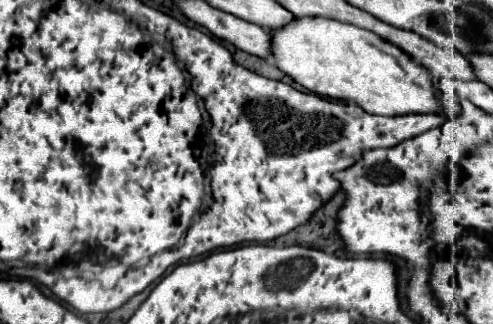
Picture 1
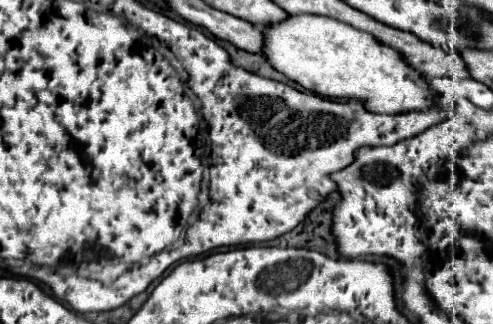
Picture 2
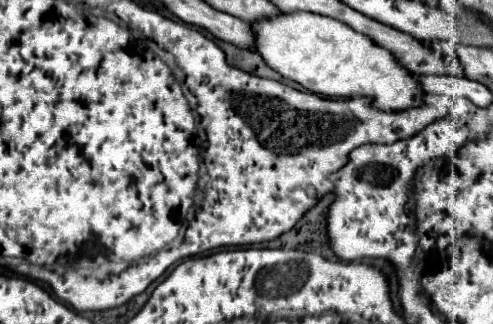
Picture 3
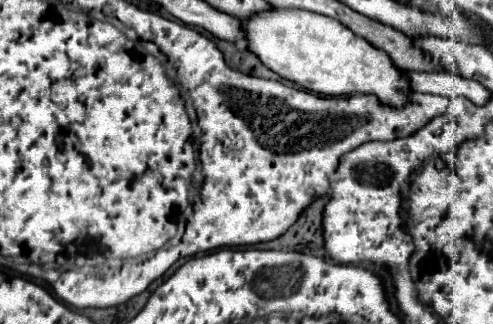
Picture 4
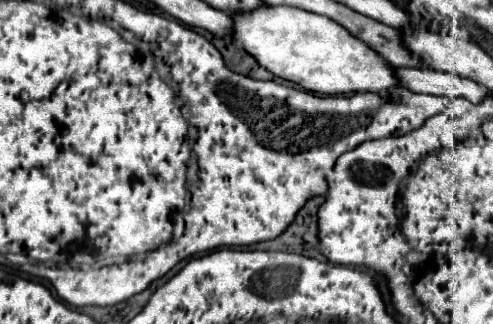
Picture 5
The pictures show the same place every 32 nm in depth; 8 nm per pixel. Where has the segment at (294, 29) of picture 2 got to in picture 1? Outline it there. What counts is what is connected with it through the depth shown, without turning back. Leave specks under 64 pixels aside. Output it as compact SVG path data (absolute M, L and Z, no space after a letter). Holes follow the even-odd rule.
M300 16L294 18L290 24L284 24L282 28L270 30L270 46L272 46L272 60L278 70L282 70L286 76L296 80L306 90L324 96L324 98L336 98L336 100L350 100L360 104L370 114L382 114L382 116L394 116L394 114L428 114L442 110L450 118L460 112L460 104L454 92L440 92L434 86L434 78L420 68L414 60L410 60L400 48L382 42L376 34L318 16Z

